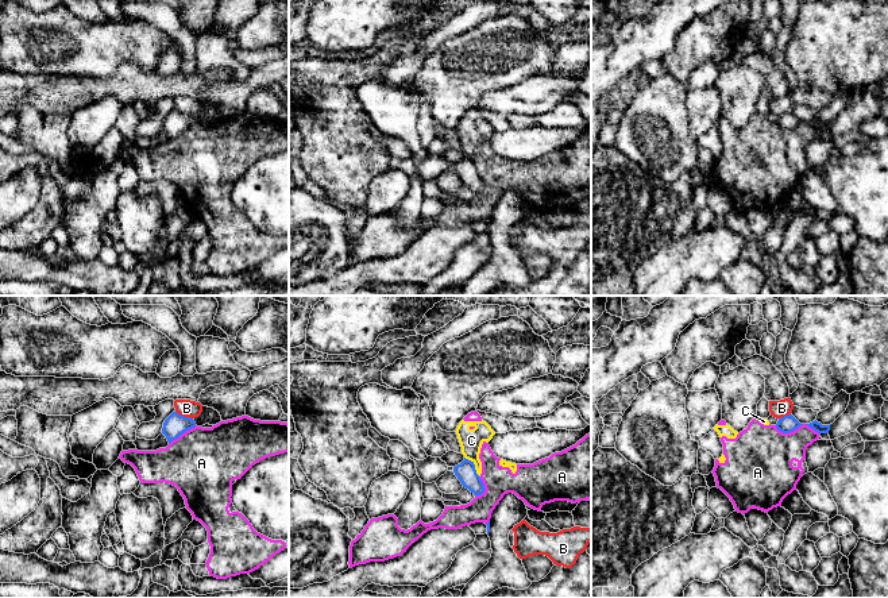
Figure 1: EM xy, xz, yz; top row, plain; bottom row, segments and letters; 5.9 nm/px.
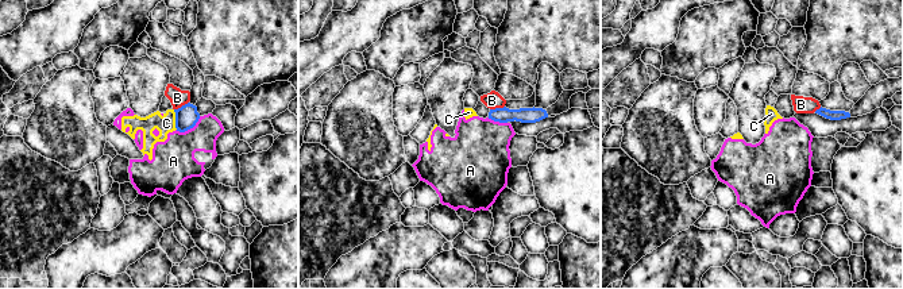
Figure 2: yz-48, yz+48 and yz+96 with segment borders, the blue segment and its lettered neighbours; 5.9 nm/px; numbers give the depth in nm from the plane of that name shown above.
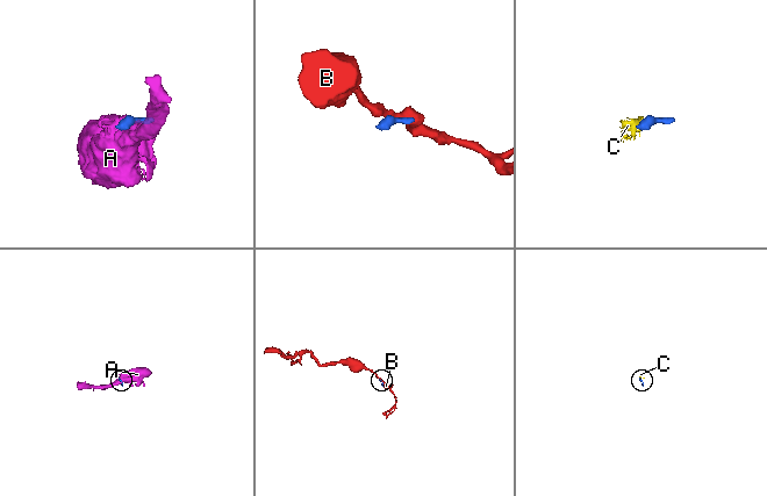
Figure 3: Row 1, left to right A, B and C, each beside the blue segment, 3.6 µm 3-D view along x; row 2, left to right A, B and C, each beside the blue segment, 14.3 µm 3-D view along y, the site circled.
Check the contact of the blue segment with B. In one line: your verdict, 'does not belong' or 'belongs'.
does not belong

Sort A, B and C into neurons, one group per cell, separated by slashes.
A C / B

